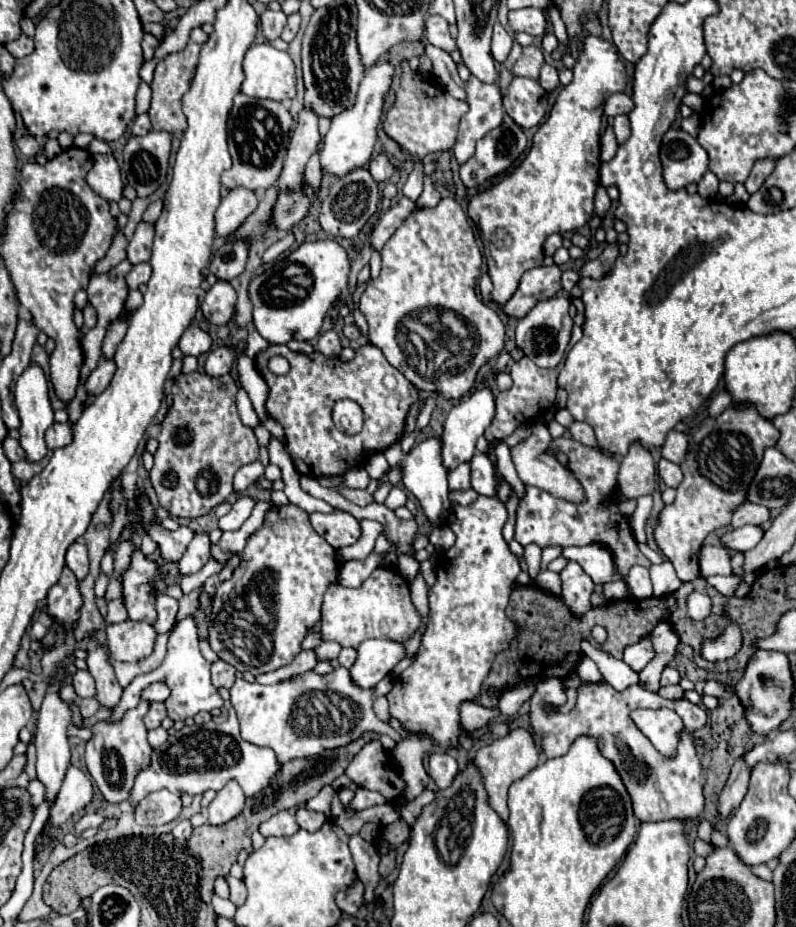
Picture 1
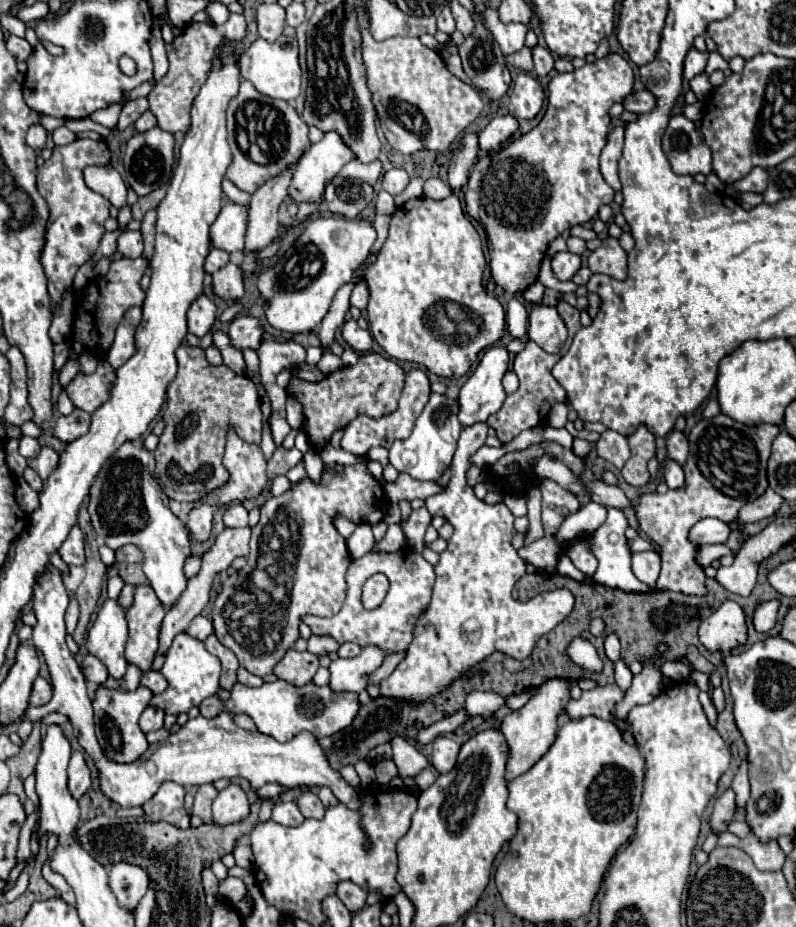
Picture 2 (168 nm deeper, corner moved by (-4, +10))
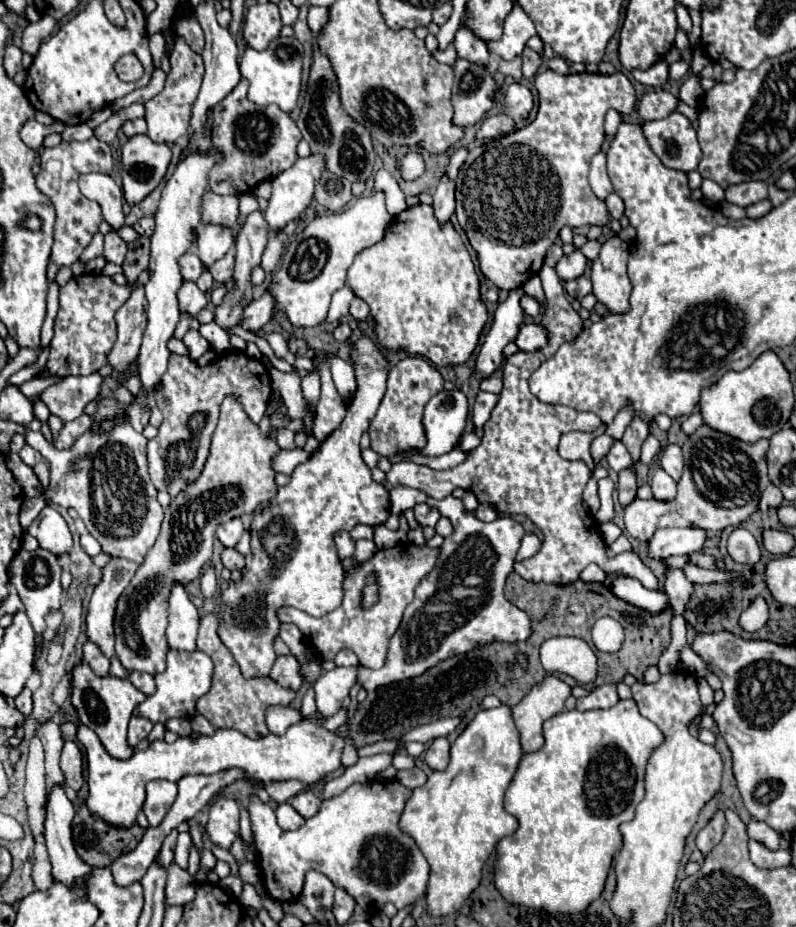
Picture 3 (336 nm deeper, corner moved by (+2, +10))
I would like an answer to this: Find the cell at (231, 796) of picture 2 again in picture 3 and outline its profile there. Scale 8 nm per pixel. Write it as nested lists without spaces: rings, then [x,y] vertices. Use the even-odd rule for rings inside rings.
[[[215,798],[205,830],[217,846],[229,850],[239,834],[239,804],[233,798]]]

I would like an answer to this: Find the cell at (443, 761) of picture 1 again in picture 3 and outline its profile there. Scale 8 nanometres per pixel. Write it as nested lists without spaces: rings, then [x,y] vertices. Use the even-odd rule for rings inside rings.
[[[435,738],[425,752],[425,762],[433,770],[445,770],[449,764],[449,742],[447,738]]]

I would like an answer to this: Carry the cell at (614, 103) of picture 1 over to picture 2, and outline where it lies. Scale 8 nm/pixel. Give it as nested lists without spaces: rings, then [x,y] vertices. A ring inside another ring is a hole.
[[[641,90],[641,92],[635,92],[635,94],[627,96],[627,100],[623,104],[625,104],[625,110],[629,110],[629,112],[647,114],[647,112],[651,112],[655,108],[657,100],[649,90]]]

